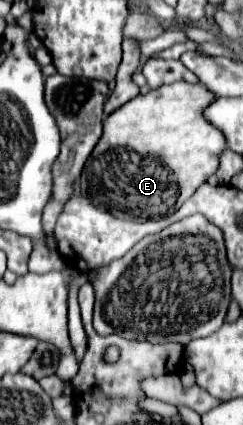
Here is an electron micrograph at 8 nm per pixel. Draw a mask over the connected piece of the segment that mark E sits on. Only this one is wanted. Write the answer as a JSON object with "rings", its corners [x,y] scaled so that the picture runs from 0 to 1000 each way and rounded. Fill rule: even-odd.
{"rings":[[[724,191],[601,224],[568,224],[436,271],[420,322],[387,346],[387,369],[362,369],[329,412],[329,459],[494,515],[683,511],[733,492],[790,464],[798,445],[889,402],[905,360],[930,351],[922,318],[831,280],[823,256],[864,247],[864,238],[881,238],[881,224],[840,200]]]}

